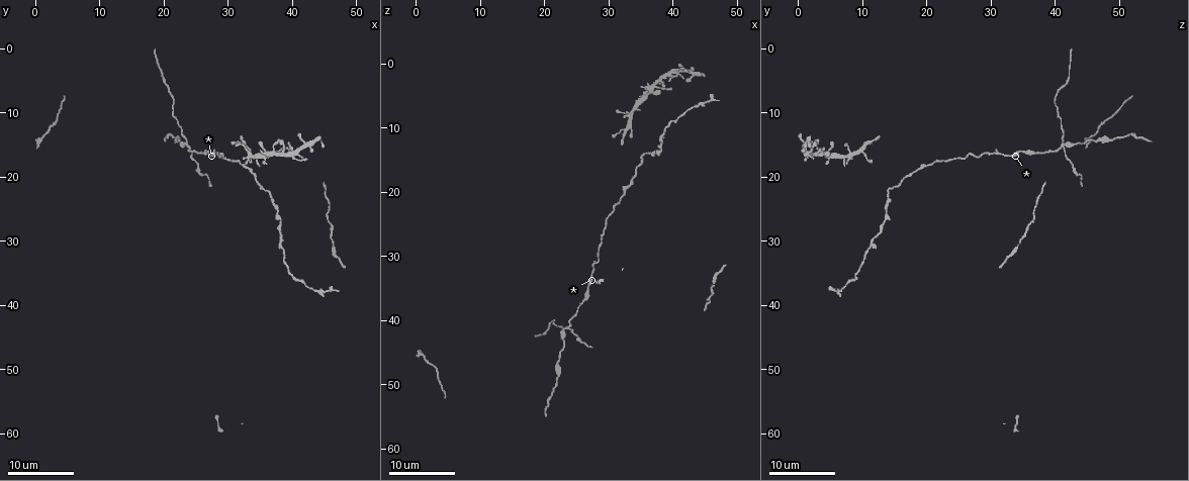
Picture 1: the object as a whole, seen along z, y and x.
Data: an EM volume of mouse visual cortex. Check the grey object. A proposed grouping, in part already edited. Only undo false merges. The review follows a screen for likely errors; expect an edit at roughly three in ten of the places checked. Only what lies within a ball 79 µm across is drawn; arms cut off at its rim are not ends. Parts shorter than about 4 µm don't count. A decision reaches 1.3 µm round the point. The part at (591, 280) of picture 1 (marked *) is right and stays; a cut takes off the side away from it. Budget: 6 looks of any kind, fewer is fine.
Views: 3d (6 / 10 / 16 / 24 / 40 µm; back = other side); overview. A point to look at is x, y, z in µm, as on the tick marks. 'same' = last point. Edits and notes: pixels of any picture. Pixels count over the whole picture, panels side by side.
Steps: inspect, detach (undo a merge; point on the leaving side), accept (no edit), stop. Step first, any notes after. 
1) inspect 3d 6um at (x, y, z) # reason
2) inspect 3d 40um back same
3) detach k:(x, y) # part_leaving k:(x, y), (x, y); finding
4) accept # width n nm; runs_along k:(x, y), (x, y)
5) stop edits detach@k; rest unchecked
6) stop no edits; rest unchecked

inspect 3d 16um at (23.5, 15.0, 41.0)

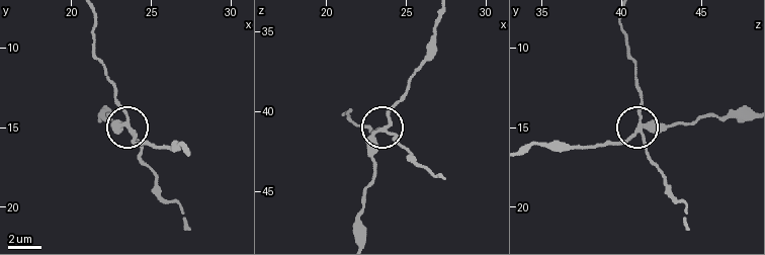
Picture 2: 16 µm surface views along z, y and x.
inspect 3d 6um at (23.6, 15.1, 41.2) # closer look

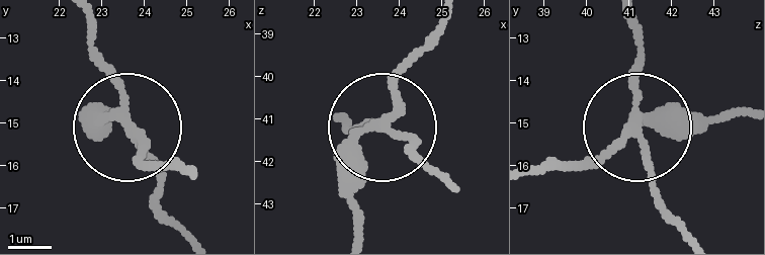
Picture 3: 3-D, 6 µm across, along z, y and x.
detach 3:(100, 59) # width 200 nm; part_leaving 3:(124, 118), (121, 78), (92, 24); a second neuron is stuck on

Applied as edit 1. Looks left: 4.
inspect 3d 16um at (32.5, 18.5, 20.5) # thick turns thin

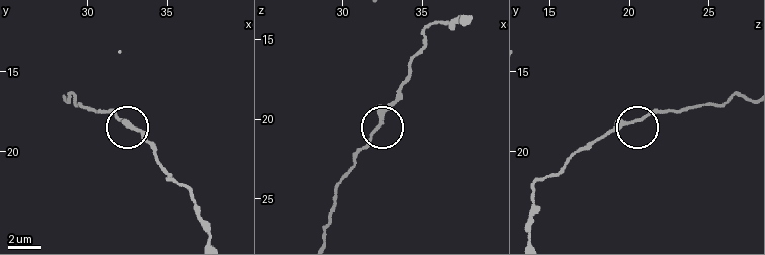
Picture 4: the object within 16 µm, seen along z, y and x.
inspect 3d 6um at (32.5, 18.0, 20.3)

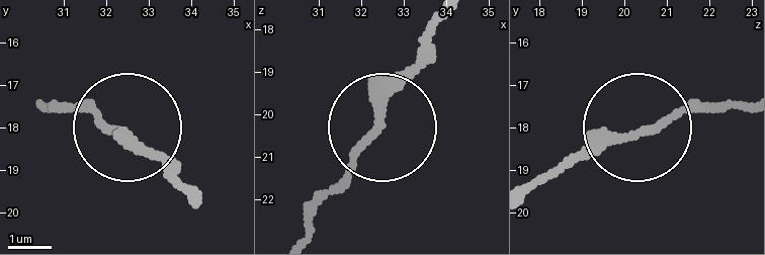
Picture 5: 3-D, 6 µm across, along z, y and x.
accept # runs_along 5:(743, 107), (699, 107), (562, 162); one neuron here

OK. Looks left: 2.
inspect 3d 16um at (33.0, 15.5, 10.0) # four or more arms meet

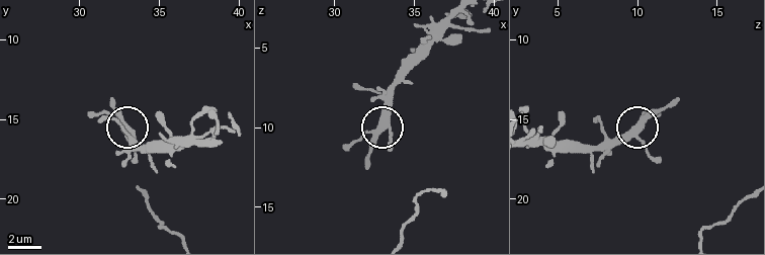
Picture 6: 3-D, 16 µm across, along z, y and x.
inspect 3d 6um at (32.9, 15.6, 9.9) # zoom in

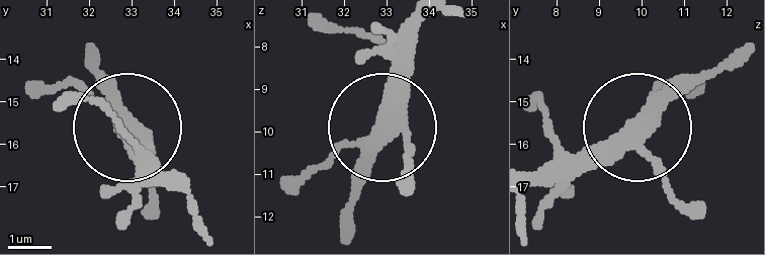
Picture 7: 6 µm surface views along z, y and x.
accept # arms 4; continuous, no second neuron

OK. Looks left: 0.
stop edits detach@3; rest unchecked

